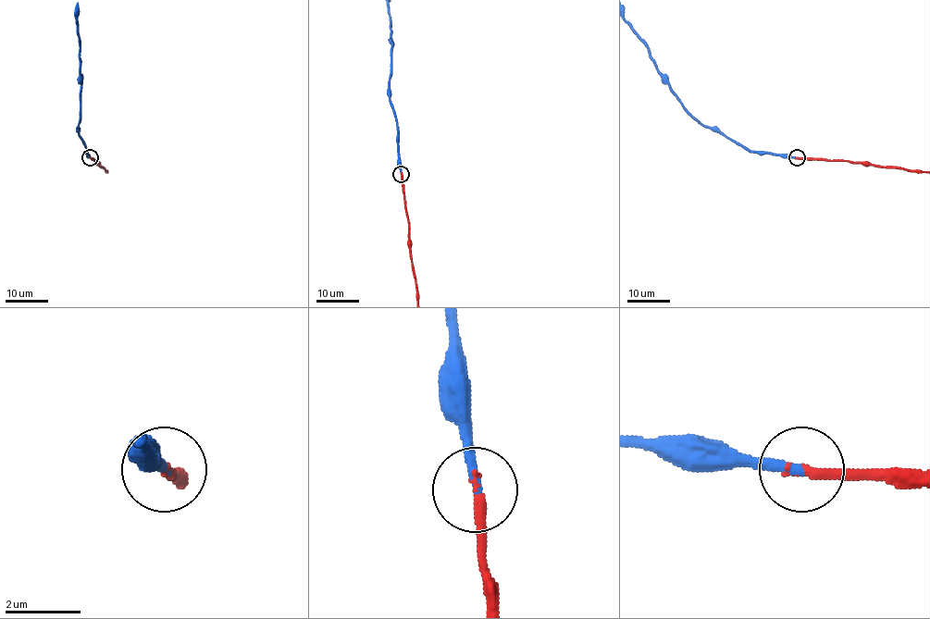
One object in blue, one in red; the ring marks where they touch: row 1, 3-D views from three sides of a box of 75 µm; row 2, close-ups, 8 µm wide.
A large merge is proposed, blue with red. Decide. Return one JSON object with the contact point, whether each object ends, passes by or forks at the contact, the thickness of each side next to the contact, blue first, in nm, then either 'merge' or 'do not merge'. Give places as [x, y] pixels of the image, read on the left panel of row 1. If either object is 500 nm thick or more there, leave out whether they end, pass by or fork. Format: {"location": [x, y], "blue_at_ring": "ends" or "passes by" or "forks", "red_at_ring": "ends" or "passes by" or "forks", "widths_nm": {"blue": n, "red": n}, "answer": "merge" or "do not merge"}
{"location": [90, 157], "blue_at_ring": "ends", "red_at_ring": "ends", "widths_nm": {"blue": 280, "red": 280}, "answer": "merge"}

